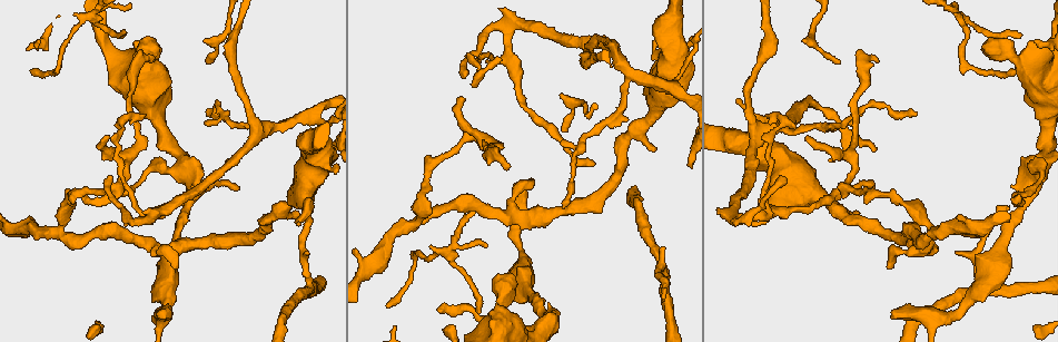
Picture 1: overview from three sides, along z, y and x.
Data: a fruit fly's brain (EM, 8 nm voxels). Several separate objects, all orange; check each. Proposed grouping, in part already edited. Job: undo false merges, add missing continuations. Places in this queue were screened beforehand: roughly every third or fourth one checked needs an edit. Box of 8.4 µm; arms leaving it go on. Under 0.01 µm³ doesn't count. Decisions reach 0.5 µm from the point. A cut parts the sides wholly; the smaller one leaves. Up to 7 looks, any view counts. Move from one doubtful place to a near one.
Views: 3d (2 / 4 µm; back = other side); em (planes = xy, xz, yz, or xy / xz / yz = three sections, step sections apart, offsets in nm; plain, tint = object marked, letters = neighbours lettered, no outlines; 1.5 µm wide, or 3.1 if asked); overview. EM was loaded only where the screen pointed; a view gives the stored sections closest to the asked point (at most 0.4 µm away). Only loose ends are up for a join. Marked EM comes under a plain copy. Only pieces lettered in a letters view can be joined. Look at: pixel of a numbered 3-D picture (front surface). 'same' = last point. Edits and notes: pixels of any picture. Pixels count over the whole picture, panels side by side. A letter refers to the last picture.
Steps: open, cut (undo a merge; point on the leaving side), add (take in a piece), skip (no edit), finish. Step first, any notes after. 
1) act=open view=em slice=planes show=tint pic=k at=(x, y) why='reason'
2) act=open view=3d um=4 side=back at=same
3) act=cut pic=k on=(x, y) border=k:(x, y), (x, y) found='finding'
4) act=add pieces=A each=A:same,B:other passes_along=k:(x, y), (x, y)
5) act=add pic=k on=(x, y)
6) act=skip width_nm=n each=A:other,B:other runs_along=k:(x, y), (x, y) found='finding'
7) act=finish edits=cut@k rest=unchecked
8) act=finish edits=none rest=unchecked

act=open view=3d um=2 side=back pic=1 at=(1008, 208) why='tapers out'

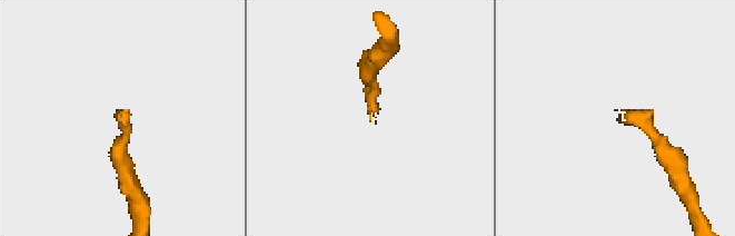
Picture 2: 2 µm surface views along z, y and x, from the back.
act=open view=em slice=planes show=letters pic=2 at=(369, 120)

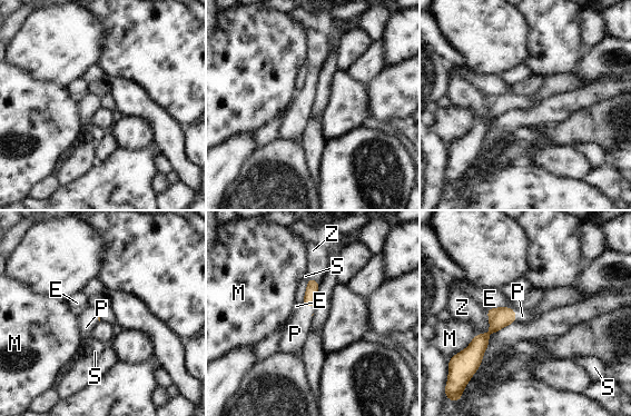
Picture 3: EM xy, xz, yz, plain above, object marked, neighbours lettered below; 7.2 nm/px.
act=add pieces=P each=E:other,M:other,P:same,S:other,Z:other passes_along=3:(312, 290), (308, 305), (295, 334) found='the neuron continues'

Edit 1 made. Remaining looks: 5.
act=open view=overview

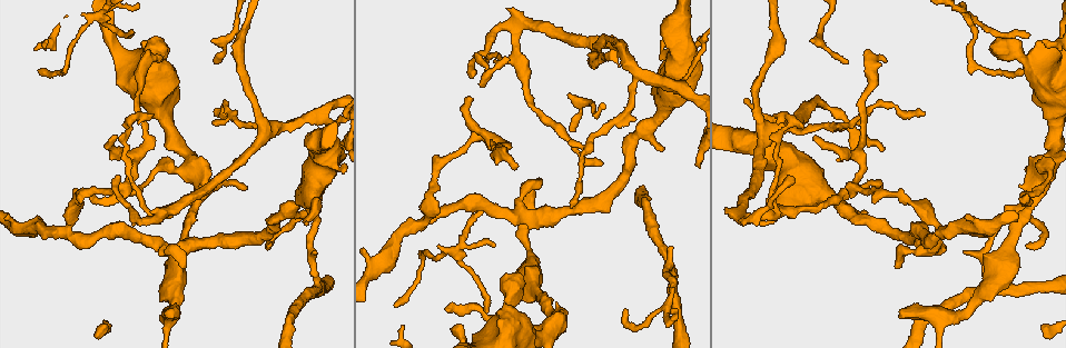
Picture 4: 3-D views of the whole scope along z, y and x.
act=open view=3d um=2 pic=4 at=(868, 92) why='sudden change in width'

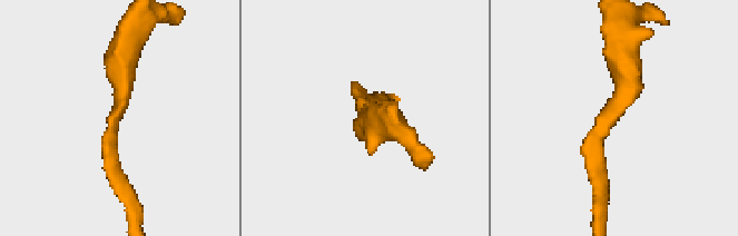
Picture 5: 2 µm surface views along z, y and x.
act=open view=em slice=planes show=letters pic=5 at=(112, 117)

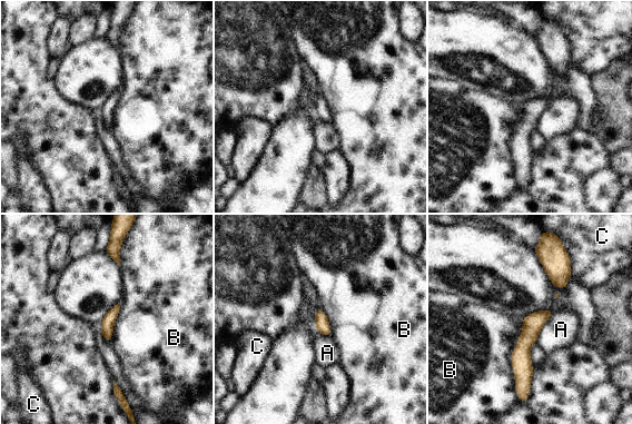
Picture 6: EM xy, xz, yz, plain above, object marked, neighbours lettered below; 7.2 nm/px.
act=skip width_nm=100 longest_contact=B:550nm each=A:other,B:other,C:other found='all the same neuron'

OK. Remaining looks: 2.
act=finish edits=add@3 rest=unchecked

